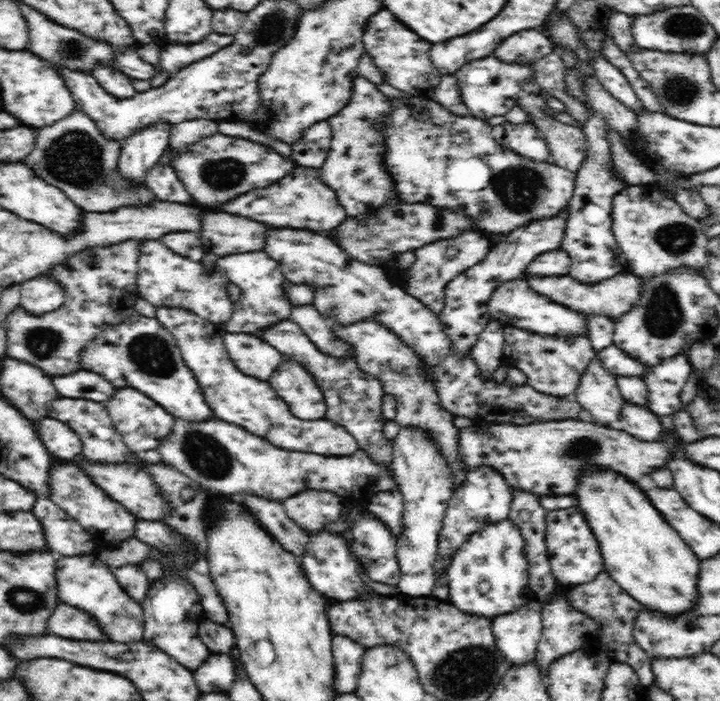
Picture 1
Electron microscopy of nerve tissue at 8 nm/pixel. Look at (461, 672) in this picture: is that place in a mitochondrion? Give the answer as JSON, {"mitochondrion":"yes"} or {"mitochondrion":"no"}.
{"mitochondrion":"yes"}

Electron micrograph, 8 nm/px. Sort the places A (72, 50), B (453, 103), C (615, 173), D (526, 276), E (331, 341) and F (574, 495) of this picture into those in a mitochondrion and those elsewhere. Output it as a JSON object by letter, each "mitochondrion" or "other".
{"A":"mitochondrion","B":"mitochondrion","C":"other","D":"other","E":"mitochondrion","F":"other"}

